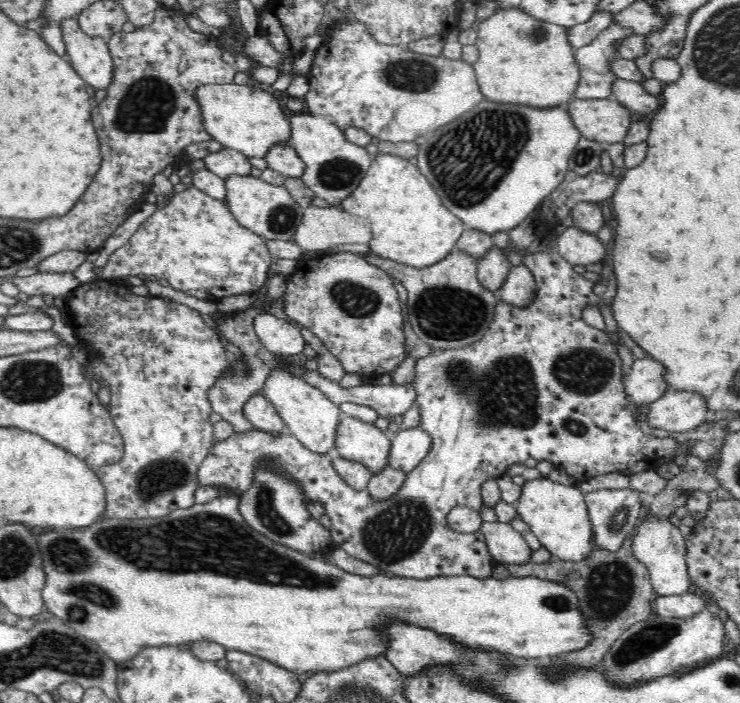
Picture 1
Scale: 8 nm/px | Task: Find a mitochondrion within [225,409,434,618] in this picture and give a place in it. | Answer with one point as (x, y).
(268, 516)

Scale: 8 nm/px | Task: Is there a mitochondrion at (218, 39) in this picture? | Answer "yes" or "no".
no

